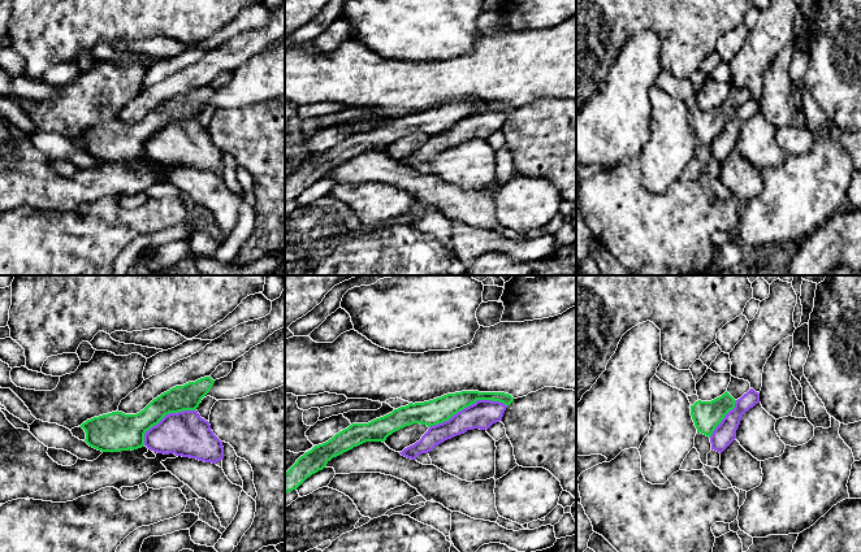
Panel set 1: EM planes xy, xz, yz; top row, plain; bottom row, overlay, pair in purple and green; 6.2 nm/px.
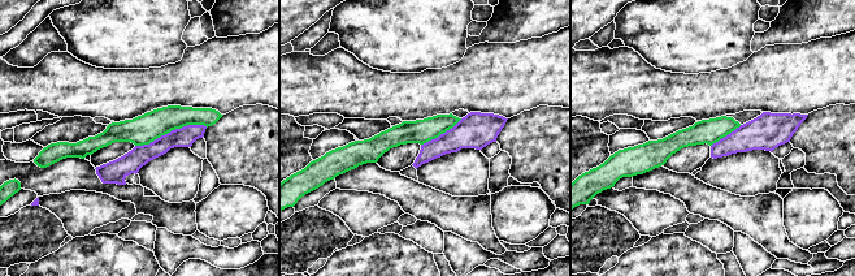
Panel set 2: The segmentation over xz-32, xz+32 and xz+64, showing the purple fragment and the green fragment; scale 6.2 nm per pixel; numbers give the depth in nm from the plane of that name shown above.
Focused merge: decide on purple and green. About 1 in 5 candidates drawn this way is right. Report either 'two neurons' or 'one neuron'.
two neurons

